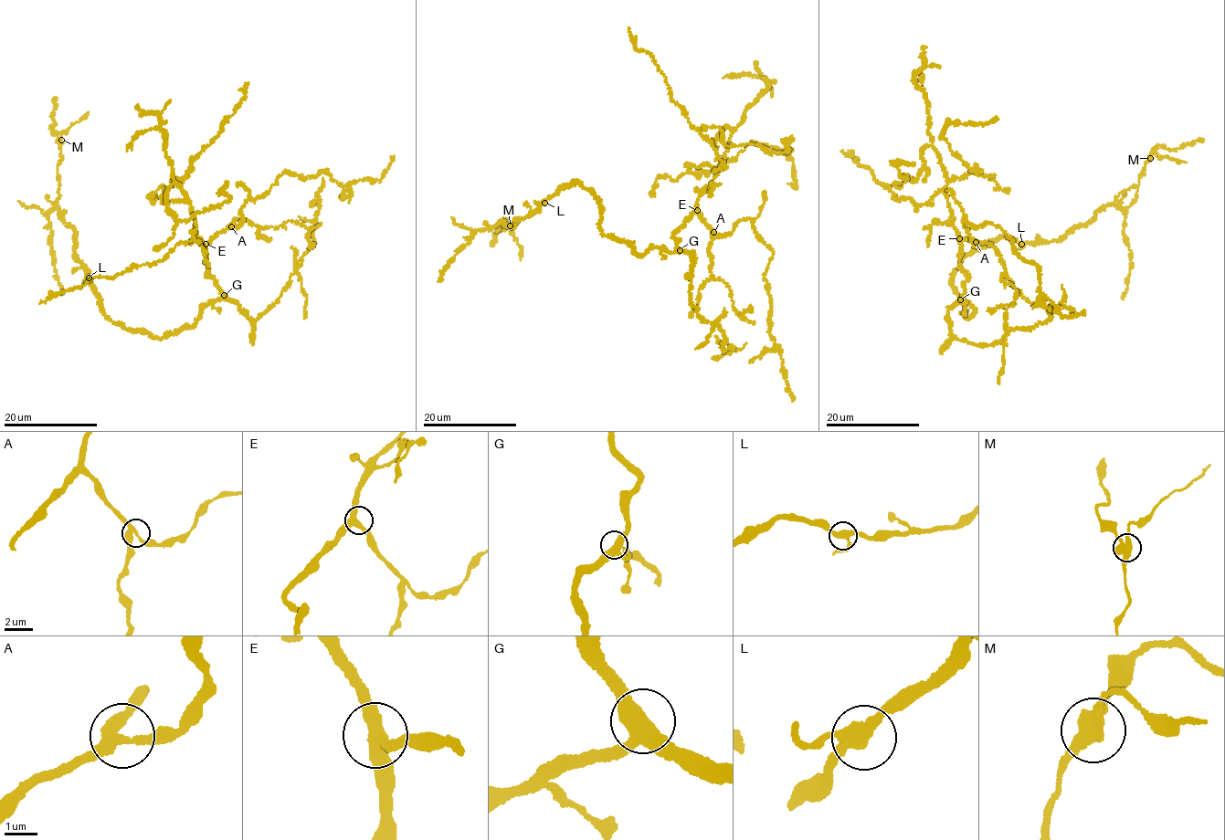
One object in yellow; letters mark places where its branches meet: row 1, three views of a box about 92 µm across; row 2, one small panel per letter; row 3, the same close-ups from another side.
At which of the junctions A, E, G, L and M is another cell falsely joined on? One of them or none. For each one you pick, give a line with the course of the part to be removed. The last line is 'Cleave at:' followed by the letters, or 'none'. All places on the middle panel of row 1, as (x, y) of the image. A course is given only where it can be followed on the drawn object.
M: foreign part runs (510, 225), (521, 246), (521, 259)
Cleave at: M

